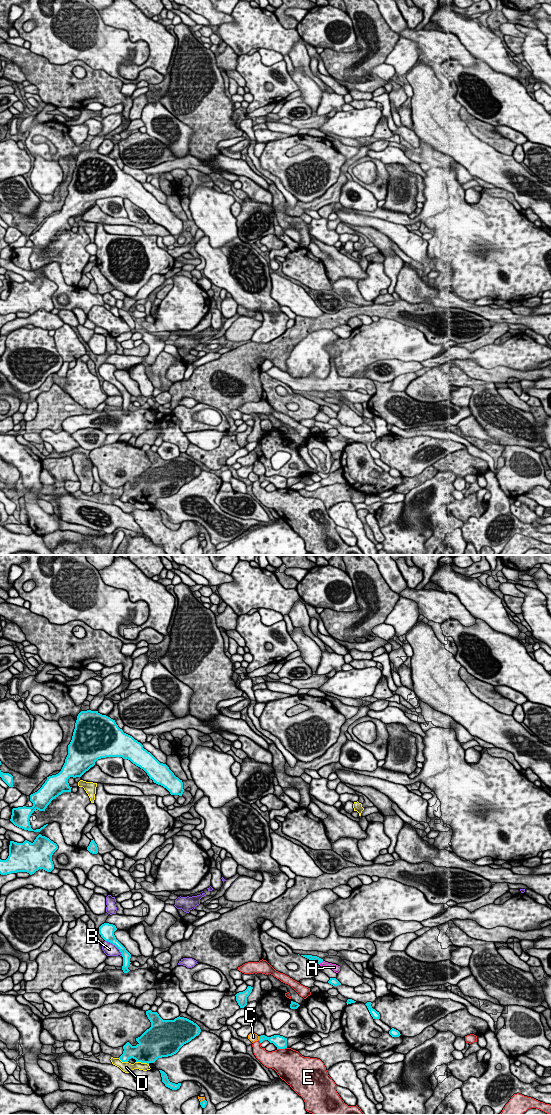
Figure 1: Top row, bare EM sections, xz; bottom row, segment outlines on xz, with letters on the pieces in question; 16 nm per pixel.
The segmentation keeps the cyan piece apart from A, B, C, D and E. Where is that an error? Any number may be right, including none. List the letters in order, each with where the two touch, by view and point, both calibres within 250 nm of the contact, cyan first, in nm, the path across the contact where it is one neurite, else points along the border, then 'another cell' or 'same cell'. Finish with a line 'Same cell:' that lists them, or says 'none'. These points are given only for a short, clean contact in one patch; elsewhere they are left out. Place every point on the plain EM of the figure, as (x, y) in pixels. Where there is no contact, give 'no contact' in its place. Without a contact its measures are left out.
A: contact xz (321, 402); calibres 100 and 120 nm; way xz (316, 399), (321, 402), (334, 407); same cell
B: contact xz (115, 385); calibres 220 and 200 nm; another cell
C: contact xz (259, 478); calibres 130 and 140 nm; another cell
D: contact xz (142, 502); calibres 400 and 160 nm; another cell
E: contact xz (281, 488); calibres 200 and 460 nm; another cell
Same cell: A

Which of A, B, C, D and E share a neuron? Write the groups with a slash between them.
A / B / C / D / E

